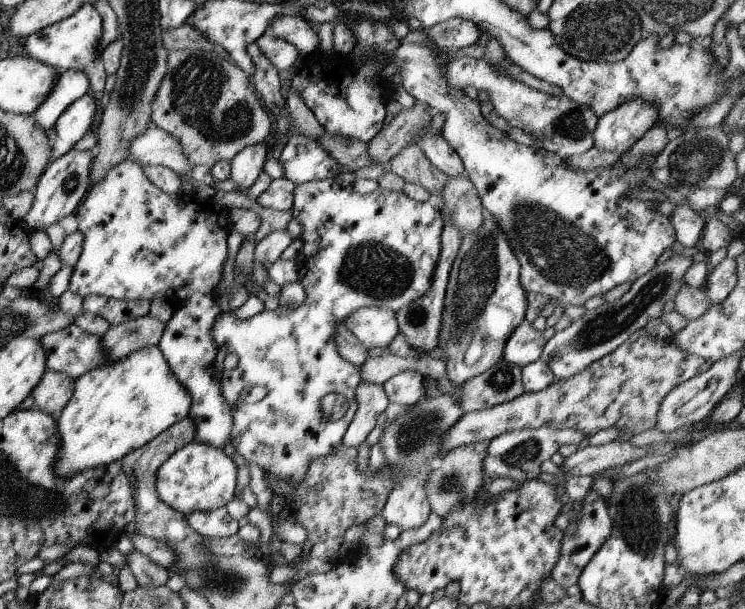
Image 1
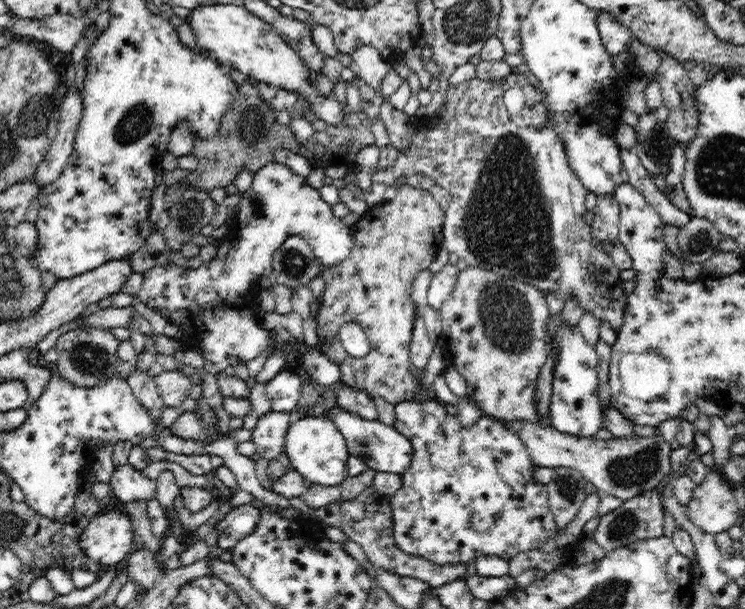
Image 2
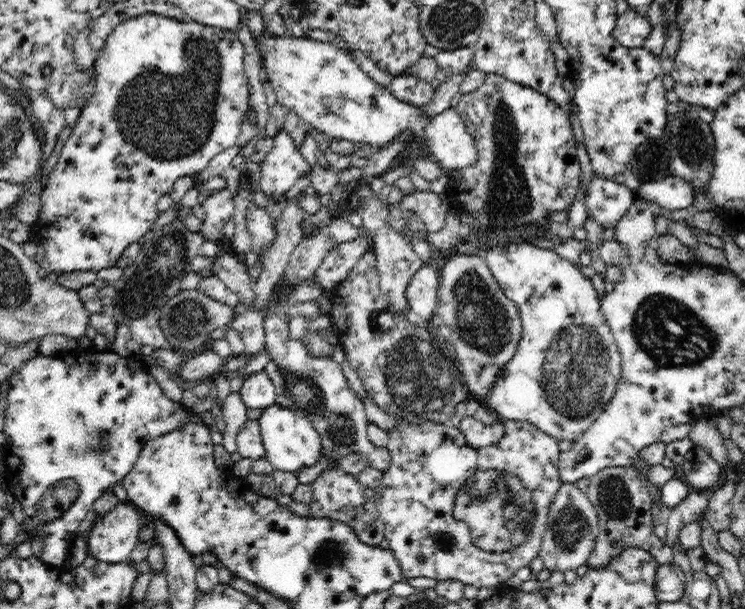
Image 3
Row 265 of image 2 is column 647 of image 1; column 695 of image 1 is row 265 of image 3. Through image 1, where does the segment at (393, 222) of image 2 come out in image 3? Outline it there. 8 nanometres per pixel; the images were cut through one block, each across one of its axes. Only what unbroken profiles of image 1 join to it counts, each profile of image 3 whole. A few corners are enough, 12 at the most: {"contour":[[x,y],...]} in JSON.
{"contour":[[371,249],[330,293],[337,338],[401,423],[471,397],[453,348],[389,309]]}

